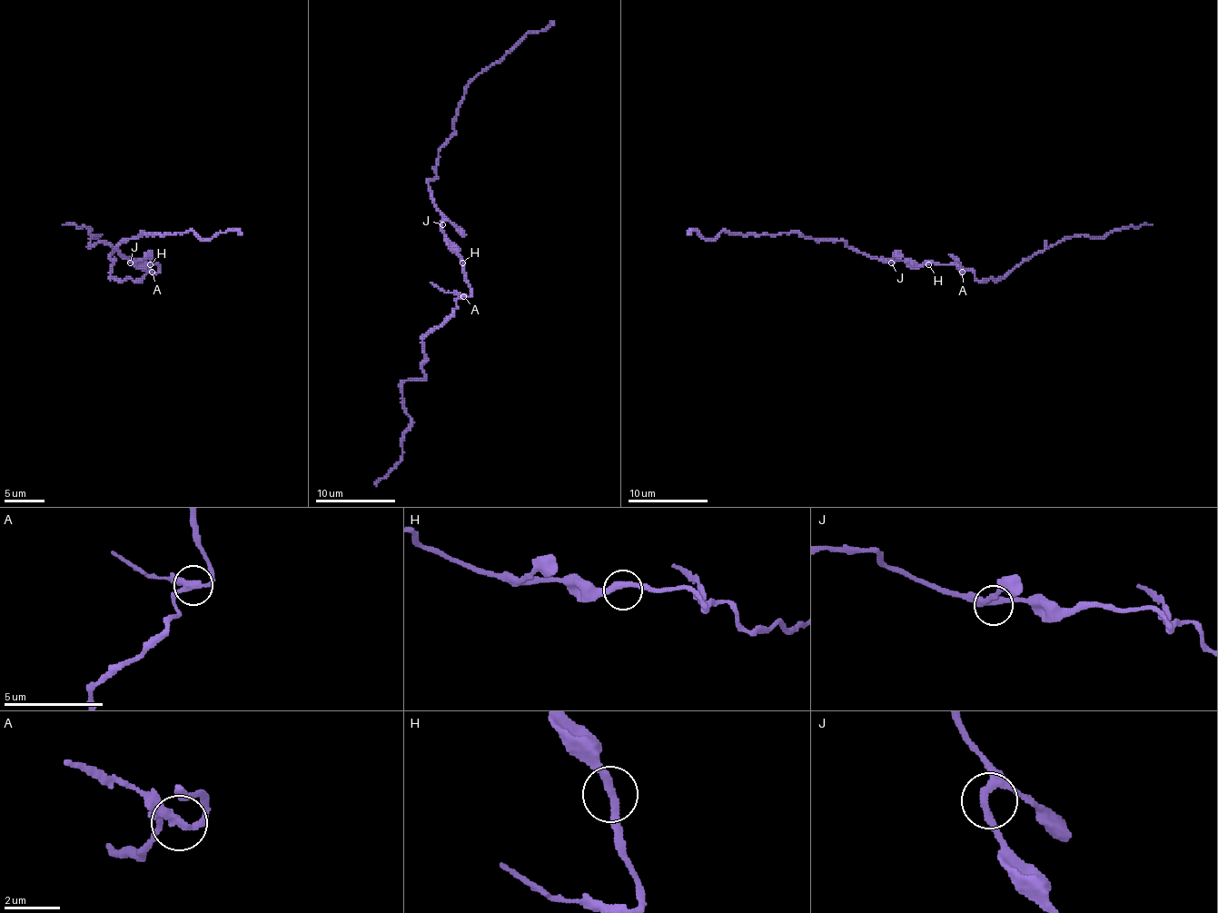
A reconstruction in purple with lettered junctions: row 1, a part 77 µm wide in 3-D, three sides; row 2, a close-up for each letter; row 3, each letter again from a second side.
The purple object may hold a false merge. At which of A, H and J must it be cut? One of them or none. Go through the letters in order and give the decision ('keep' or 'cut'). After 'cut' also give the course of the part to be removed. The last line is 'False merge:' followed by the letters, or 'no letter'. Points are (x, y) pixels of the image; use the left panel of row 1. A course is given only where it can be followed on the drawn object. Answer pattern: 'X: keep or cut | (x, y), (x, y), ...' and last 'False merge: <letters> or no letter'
A: cut | (152, 272), (118, 254)
H: keep
J: keep
False merge: A

